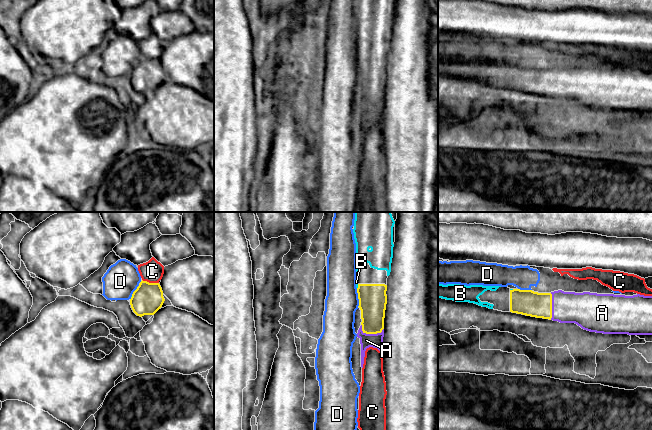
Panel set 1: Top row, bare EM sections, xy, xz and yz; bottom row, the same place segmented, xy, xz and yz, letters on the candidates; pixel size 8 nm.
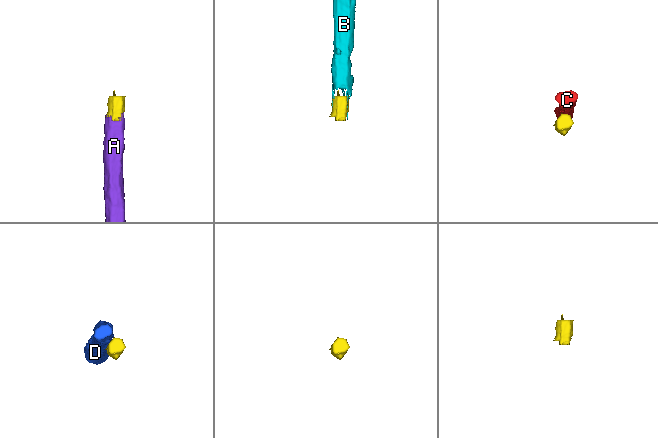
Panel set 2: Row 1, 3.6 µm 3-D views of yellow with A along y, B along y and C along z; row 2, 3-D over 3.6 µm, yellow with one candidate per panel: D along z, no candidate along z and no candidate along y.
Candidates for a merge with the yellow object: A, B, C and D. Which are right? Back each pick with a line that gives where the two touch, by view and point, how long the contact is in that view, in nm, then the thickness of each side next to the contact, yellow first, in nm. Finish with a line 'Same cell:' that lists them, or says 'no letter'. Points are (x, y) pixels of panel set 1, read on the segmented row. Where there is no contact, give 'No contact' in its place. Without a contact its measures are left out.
A: Touches yellow at xz (370, 333). Shared border 190 nm. Thickness 220 nm (yellow) against 110 nm
B: Touches yellow at xz (358, 286). Shared border 40 nm. Thickness 220 nm (yellow) against 20 nm
Same cell: A, B

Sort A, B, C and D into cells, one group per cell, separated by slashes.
A B / C / D

